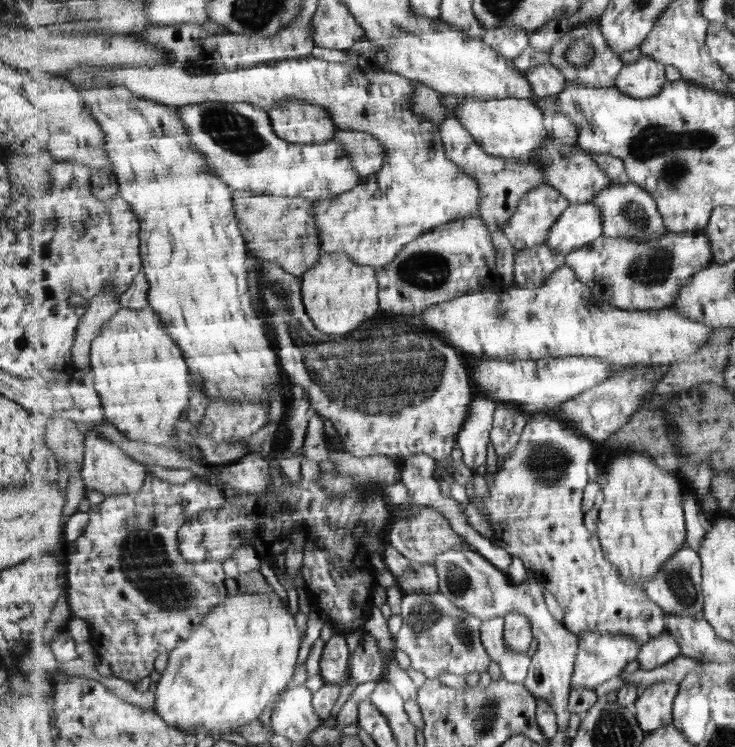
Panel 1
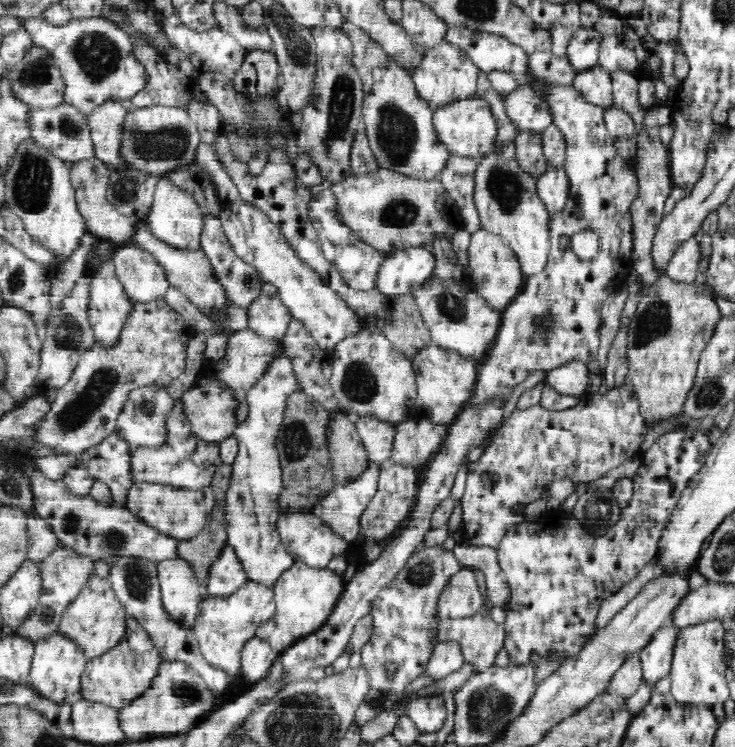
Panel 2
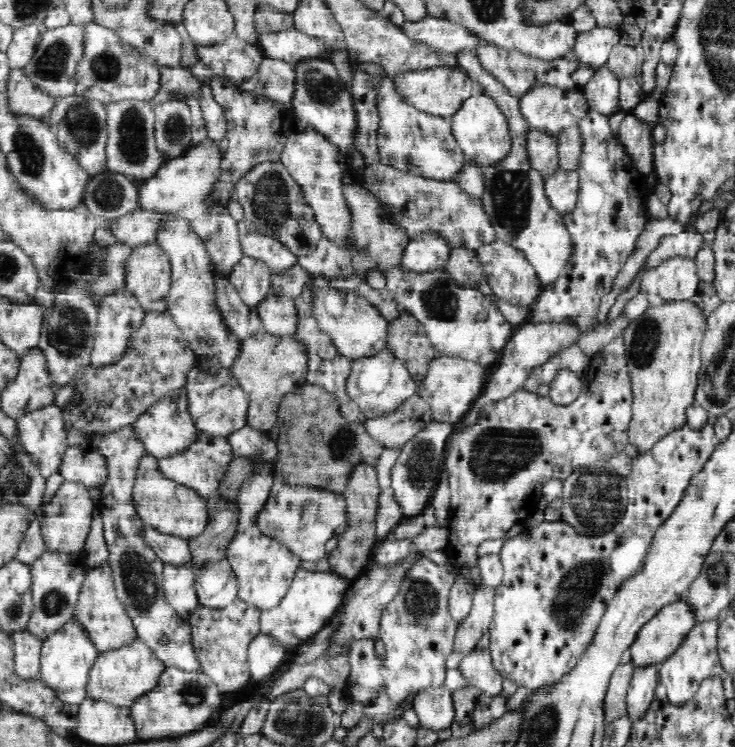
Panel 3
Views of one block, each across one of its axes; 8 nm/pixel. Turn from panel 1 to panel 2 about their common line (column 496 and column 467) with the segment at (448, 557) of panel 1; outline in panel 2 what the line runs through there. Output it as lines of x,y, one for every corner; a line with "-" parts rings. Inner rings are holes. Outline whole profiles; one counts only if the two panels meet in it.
462,566
454,576
450,577
447,585
437,596
433,618
438,624
448,618
452,620
470,618
481,609
482,601
476,570

